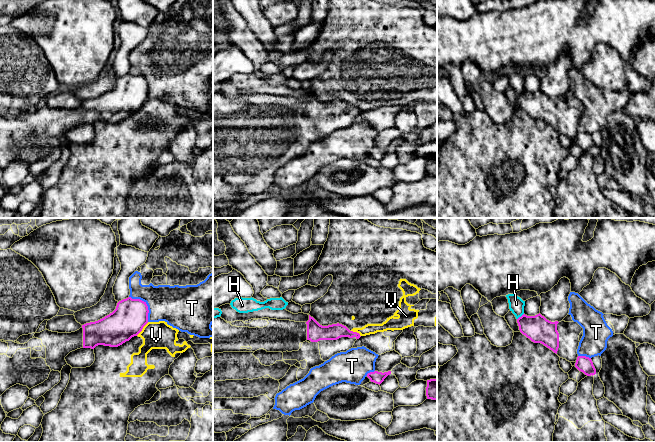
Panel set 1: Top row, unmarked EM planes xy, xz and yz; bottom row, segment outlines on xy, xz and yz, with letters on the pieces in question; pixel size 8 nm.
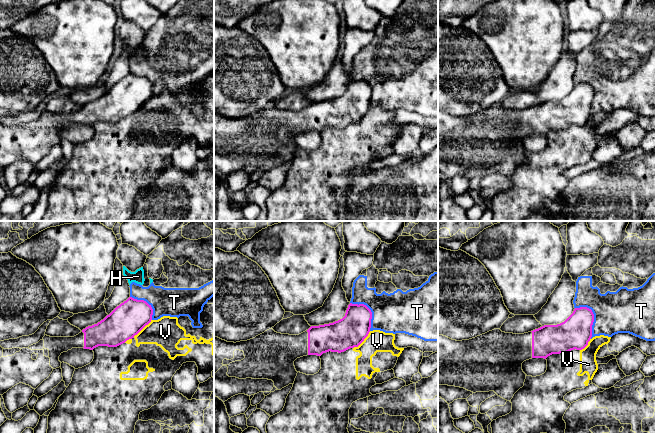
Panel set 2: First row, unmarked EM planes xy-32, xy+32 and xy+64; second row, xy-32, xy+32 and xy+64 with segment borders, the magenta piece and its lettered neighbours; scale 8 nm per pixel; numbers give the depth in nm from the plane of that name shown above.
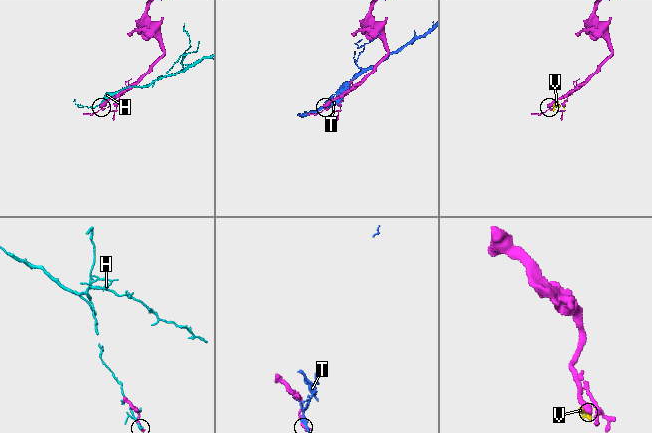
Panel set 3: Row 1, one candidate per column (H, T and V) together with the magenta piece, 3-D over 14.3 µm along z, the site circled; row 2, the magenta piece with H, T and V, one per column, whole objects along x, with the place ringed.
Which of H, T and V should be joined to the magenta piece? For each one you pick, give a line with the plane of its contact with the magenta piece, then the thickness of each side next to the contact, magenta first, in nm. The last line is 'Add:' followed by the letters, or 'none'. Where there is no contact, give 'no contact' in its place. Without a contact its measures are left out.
Add: none

